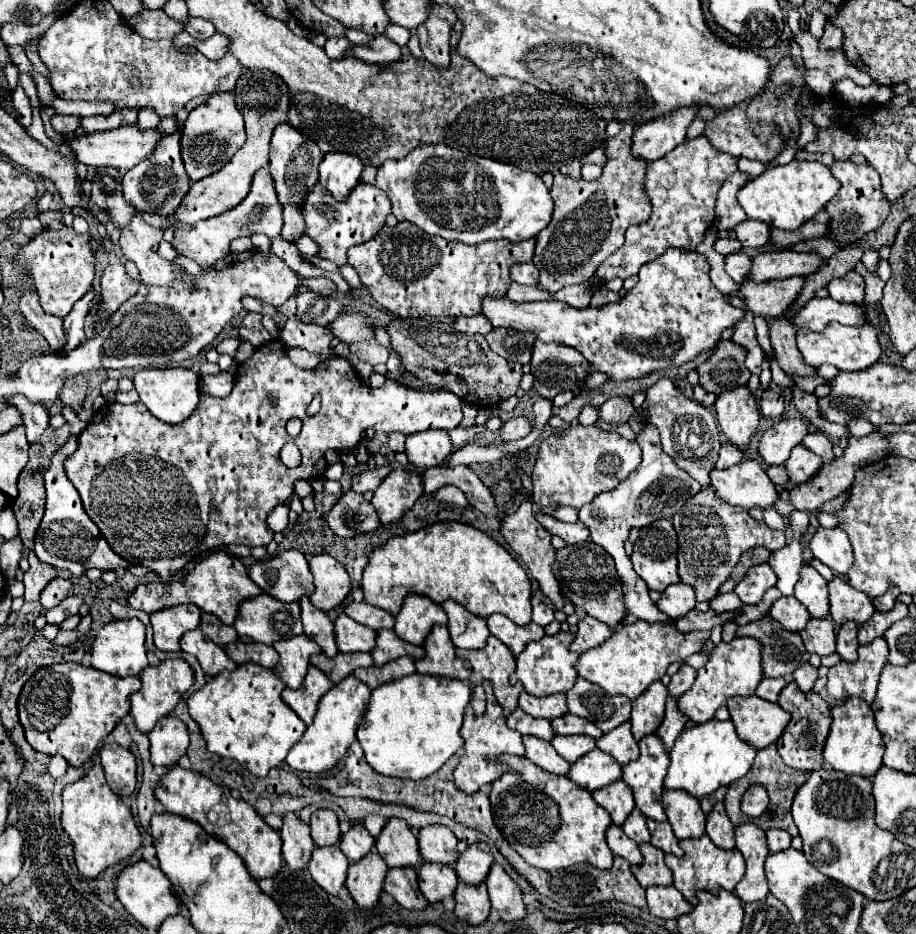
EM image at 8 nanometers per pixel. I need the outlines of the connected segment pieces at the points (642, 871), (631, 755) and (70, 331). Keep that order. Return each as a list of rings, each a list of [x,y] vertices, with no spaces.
[[[639,844],[639,848],[641,848],[641,854],[643,854],[643,864],[631,866],[631,872],[637,878],[637,882],[643,888],[673,884],[673,874],[671,874],[671,870],[663,862],[665,854],[659,852],[651,844]]]
[[[623,722],[617,728],[613,728],[611,732],[603,734],[597,740],[597,748],[611,754],[621,766],[629,764],[631,760],[635,760],[639,756],[639,746],[637,746],[637,740],[631,734],[629,722]]]
[[[87,292],[87,296],[83,296],[83,300],[75,302],[75,308],[63,320],[63,330],[67,334],[67,344],[59,350],[59,356],[69,354],[71,350],[75,350],[85,340],[83,324],[85,324],[85,316],[89,314],[89,308],[93,304],[93,298],[95,298],[95,292]]]

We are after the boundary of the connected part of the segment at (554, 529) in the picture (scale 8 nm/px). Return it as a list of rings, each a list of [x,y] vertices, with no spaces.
[[[541,514],[537,518],[539,518],[539,524],[543,524],[543,528],[547,528],[551,534],[563,538],[567,544],[579,544],[579,542],[589,540],[587,526],[581,524],[581,522],[565,524],[565,522],[559,522],[559,520],[555,520],[555,518],[547,516],[547,514]]]

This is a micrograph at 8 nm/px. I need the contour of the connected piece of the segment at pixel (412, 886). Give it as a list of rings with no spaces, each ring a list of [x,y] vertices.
[[[389,868],[385,878],[385,892],[407,910],[425,910],[429,904],[419,892],[415,868]]]

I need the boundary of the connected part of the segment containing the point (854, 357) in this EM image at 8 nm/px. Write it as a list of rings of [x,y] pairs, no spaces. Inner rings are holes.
[[[865,322],[861,328],[833,324],[823,332],[799,332],[797,330],[797,346],[799,346],[799,352],[803,354],[805,364],[809,366],[833,364],[839,370],[853,372],[853,370],[865,370],[879,360],[881,346],[879,346],[877,334],[879,330],[871,322]]]

